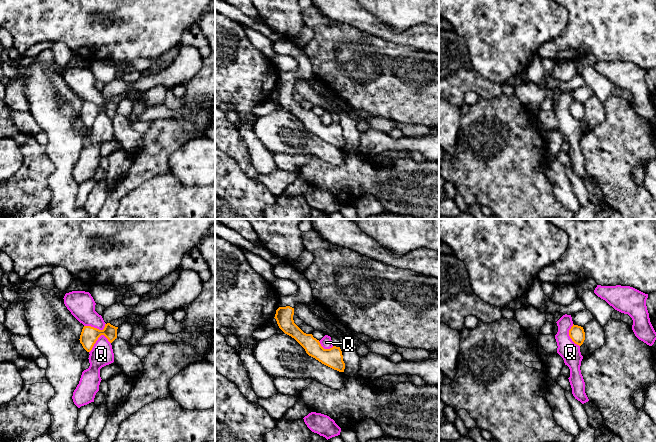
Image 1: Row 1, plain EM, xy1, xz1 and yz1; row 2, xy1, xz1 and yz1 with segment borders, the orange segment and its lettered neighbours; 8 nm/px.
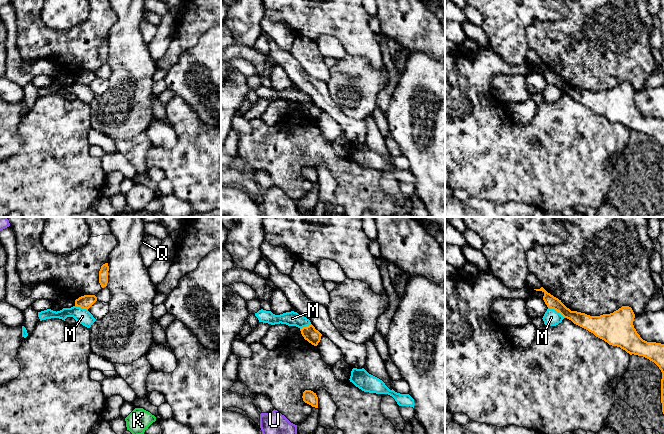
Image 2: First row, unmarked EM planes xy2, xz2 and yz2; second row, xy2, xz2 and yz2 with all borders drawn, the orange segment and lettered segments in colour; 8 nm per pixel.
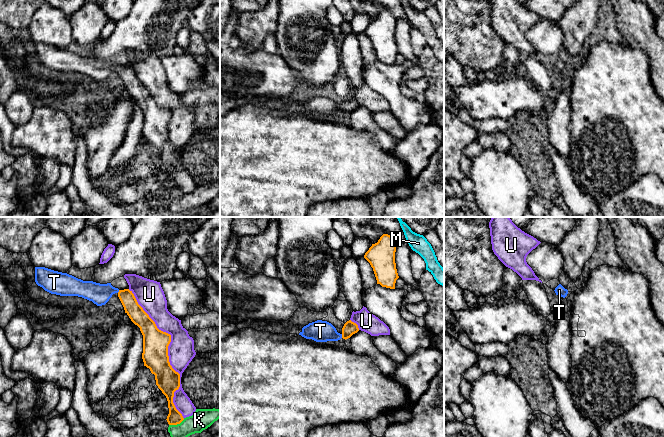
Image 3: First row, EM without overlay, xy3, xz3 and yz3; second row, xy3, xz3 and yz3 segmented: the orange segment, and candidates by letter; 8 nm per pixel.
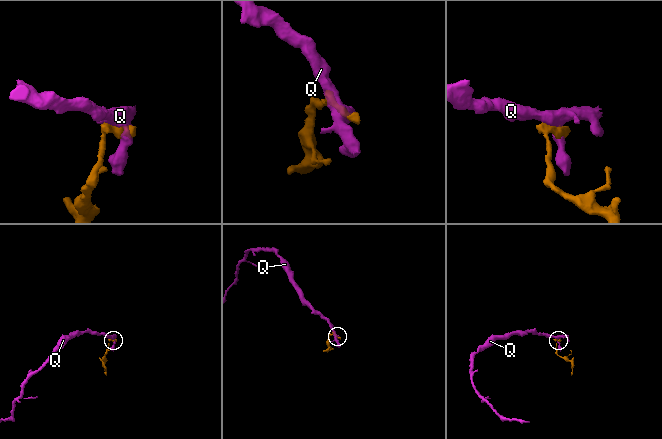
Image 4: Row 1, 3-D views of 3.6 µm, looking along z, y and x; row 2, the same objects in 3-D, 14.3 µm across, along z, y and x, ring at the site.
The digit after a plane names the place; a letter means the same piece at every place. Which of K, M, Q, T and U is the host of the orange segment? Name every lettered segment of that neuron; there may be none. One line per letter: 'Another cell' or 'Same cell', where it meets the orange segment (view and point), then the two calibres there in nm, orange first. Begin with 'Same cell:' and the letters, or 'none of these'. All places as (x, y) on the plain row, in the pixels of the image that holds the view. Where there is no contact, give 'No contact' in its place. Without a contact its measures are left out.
Same cell: T
K: Another cell. Touches orange at xy3 (176, 200). Thickness 120 nm (orange) against 160 nm
M: Another cell. Touches orange at yz2 (556, 86). Thickness 120 nm (orange) against 130 nm
Q: Another cell. Touches orange at xy1 (97, 115). Thickness 140 nm (orange) against 180 nm
T: Same cell. Touches orange at xz3 (342, 112). Thickness 110 nm (orange) against 180 nm
U: Another cell. Touches orange at xy3 (167, 127). Thickness 200 nm (orange) against 220 nm

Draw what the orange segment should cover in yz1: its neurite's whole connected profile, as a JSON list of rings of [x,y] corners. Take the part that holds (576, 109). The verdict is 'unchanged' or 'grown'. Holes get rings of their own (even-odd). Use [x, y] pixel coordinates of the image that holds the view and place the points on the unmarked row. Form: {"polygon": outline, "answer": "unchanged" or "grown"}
{"polygon": [[[573,100],[569,106],[569,112],[575,120],[581,122],[585,116],[585,108],[583,103]]], "answer": "unchanged"}

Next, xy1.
{"polygon": [[[110,99],[105,100],[103,106],[91,102],[84,102],[79,116],[83,124],[87,128],[90,128],[101,111],[104,111],[108,117],[112,119],[117,114],[117,105],[118,103],[115,103]]], "answer": "unchanged"}

